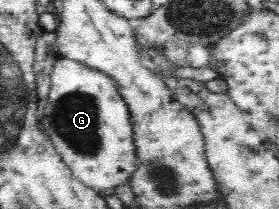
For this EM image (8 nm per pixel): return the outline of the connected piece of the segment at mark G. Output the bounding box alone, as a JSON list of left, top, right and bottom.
[40,57,138,191]

